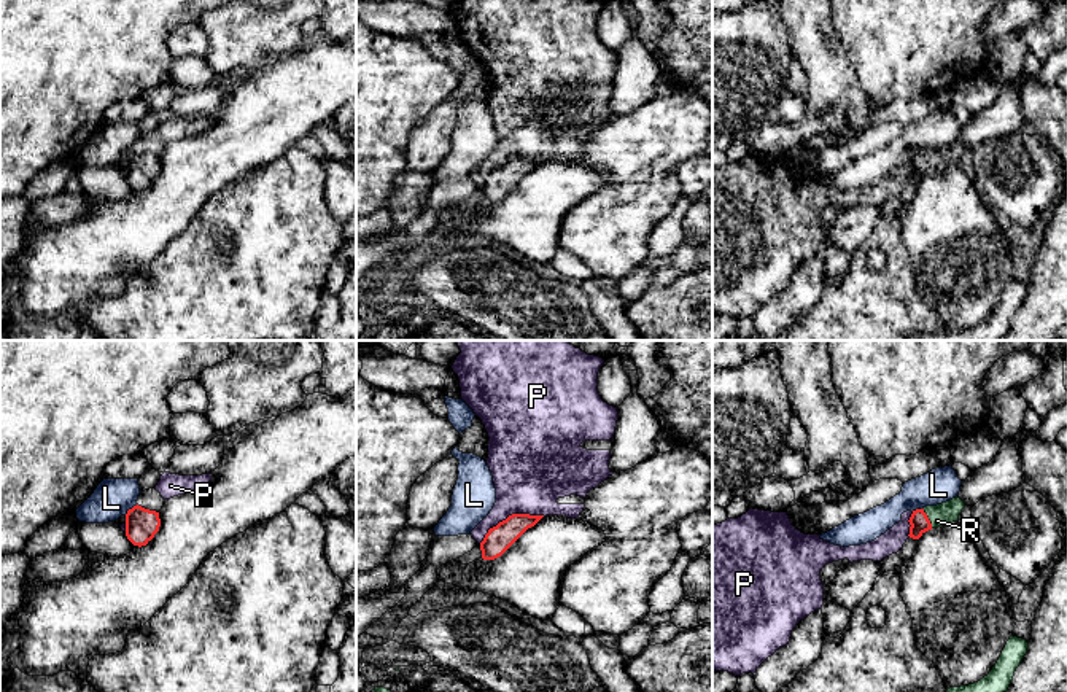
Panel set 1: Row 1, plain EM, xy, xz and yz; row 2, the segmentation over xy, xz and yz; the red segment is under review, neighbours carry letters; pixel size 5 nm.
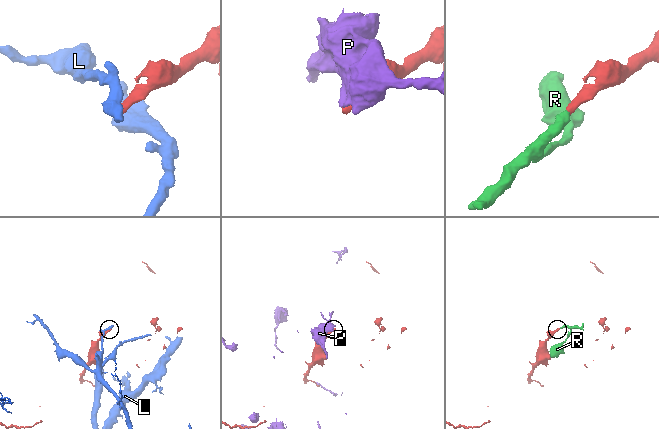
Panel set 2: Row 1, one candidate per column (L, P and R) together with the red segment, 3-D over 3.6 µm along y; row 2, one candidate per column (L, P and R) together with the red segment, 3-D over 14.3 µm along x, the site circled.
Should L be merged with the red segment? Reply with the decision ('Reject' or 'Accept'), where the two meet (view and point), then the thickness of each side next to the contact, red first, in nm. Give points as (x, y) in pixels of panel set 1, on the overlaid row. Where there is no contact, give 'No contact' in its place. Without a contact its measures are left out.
Reject. Touches red at xy (132, 508). Thickness 160 nm (red) against 200 nm

